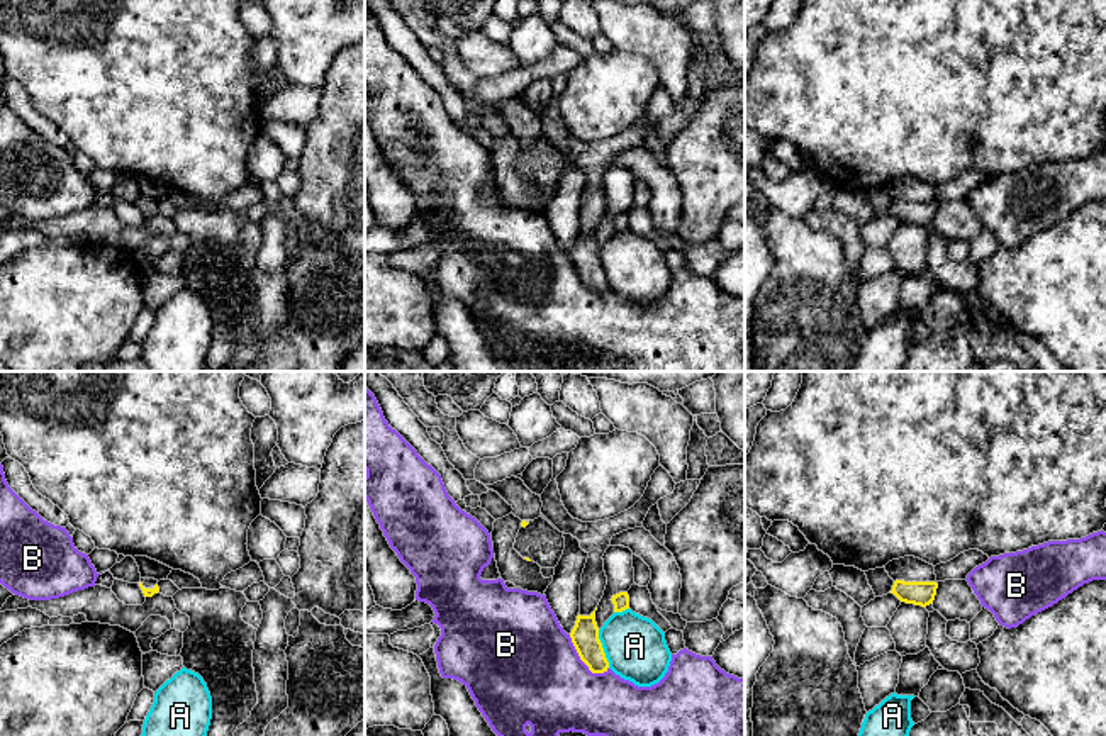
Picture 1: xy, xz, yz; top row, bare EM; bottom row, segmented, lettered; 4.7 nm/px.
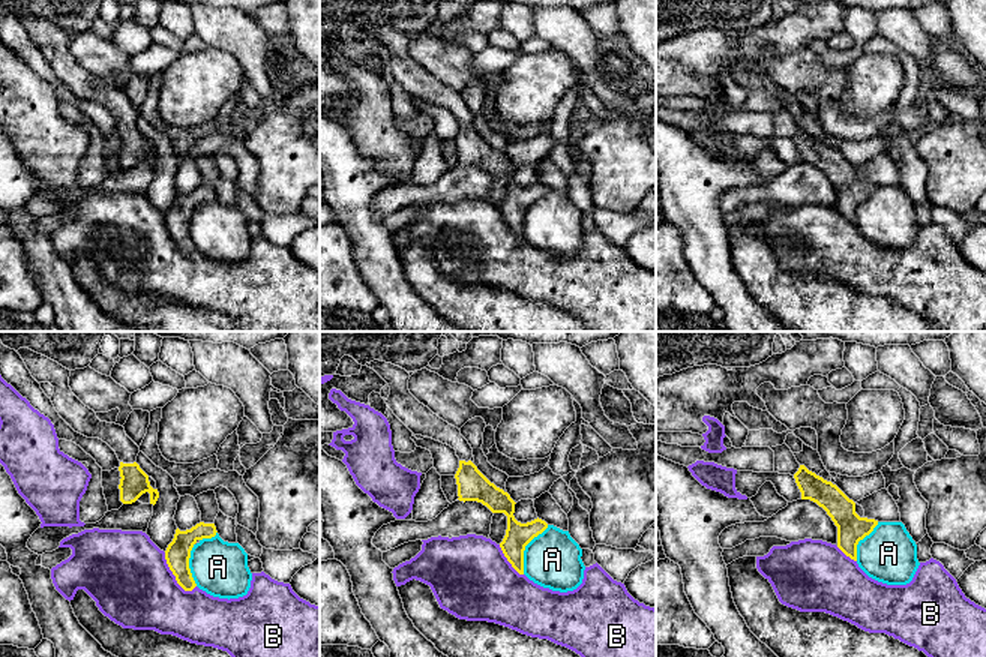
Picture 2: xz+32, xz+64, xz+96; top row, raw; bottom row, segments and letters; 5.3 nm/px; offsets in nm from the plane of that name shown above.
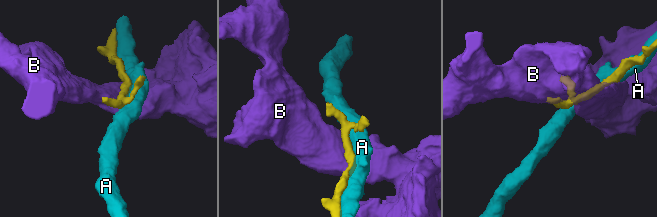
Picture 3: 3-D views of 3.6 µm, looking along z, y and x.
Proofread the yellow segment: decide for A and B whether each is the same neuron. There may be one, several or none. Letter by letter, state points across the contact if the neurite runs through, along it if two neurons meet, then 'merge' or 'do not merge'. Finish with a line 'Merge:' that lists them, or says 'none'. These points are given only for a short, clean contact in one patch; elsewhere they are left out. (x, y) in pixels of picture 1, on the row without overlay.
A: do not merge
B: do not merge
Merge: none

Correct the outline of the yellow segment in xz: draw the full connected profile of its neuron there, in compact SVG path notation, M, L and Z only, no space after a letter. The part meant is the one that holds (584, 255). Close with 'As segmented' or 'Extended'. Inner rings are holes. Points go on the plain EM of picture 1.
M595 231L590 236L577 236L570 258L580 280L589 287L592 293L607 292L609 282L599 259Z. As segmented

